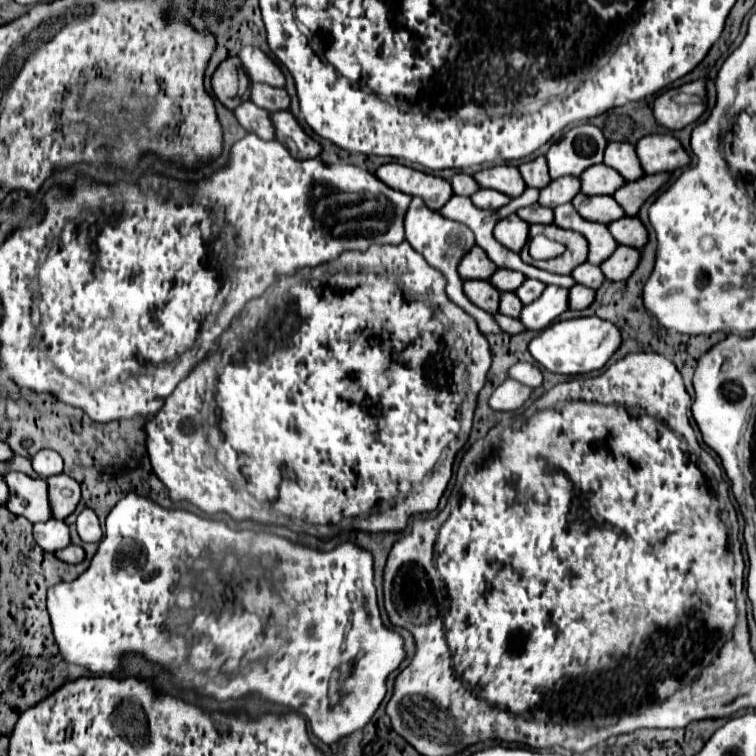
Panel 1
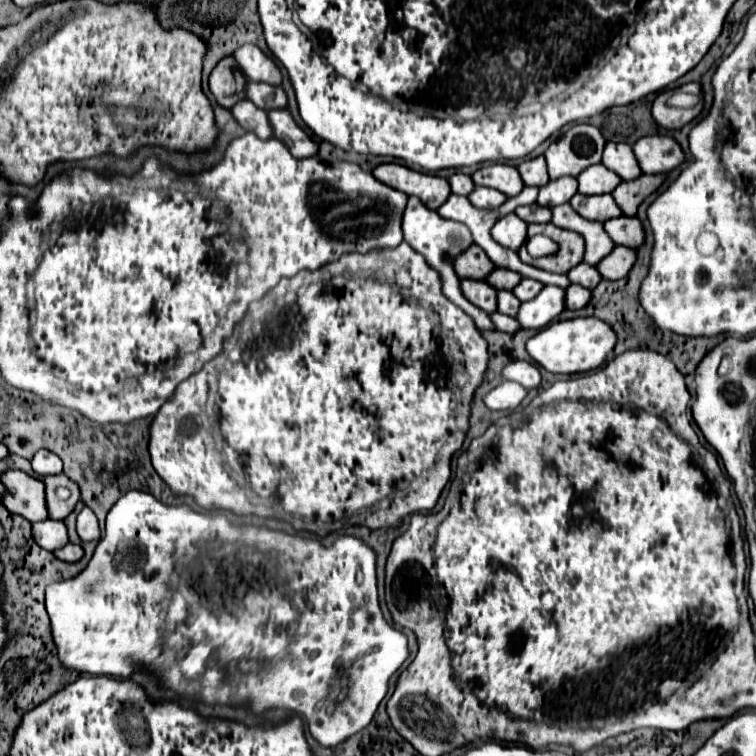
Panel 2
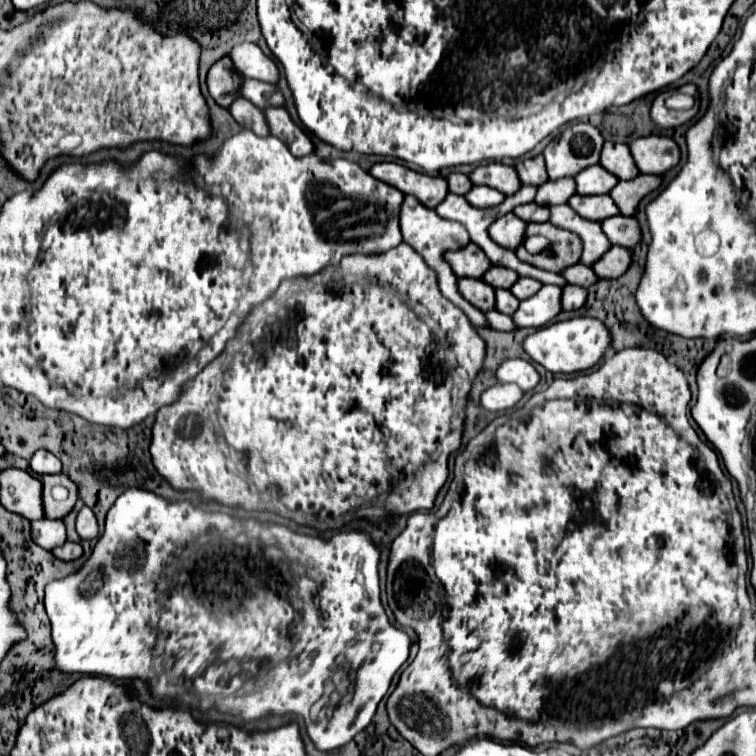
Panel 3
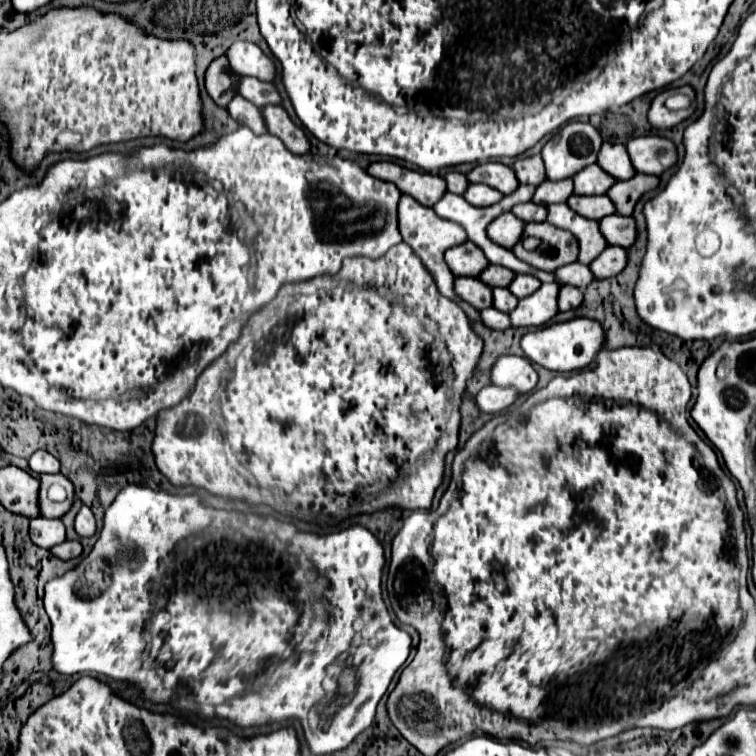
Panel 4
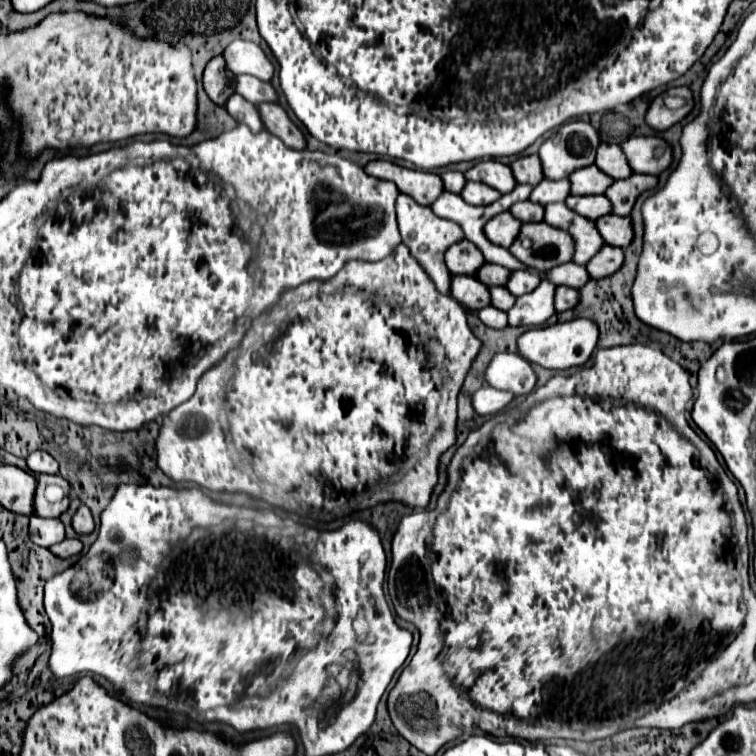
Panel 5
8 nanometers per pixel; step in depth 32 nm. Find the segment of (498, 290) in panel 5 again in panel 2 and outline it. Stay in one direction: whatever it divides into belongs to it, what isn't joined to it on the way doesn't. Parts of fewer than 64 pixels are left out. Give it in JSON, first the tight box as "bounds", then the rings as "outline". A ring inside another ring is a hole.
{"bounds":[498,290,520,316],"outline":[[[500,290],[498,292],[498,312],[508,314],[508,316],[516,316],[518,308],[520,308],[520,300],[516,300],[516,296],[508,290]]]}

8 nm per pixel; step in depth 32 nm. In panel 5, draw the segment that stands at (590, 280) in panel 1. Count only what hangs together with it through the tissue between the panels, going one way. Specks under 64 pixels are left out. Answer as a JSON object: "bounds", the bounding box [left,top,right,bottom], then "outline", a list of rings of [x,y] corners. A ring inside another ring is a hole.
{"bounds":[546,264,590,288],"outline":[[[560,264],[552,270],[546,272],[550,282],[556,284],[556,286],[570,286],[570,288],[582,288],[590,276],[588,276],[588,270],[582,266],[582,264]]]}

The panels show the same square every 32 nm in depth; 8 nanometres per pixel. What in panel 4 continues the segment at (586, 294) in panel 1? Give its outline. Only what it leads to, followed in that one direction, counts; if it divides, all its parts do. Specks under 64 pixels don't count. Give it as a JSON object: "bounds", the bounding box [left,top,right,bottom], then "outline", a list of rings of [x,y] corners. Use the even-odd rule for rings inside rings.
{"bounds":[558,286,584,312],"outline":[[[560,286],[560,296],[558,296],[558,308],[560,312],[566,310],[576,310],[584,300],[584,292],[580,288],[572,286]]]}

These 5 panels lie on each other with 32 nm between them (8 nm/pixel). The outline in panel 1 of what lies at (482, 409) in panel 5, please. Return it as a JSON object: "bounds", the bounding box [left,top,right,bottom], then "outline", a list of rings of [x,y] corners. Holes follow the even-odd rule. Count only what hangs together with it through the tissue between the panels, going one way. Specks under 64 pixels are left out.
{"bounds":[490,378,532,412],"outline":[[[508,378],[502,386],[498,386],[490,398],[490,408],[494,410],[504,410],[504,412],[512,412],[524,406],[524,402],[530,398],[532,388]]]}

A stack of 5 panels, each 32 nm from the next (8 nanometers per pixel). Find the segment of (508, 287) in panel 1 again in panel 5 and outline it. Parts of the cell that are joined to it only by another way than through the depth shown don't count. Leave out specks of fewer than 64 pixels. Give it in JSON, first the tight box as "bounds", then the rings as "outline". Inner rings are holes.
{"bounds":[476,264,508,286],"outline":[[[484,264],[480,270],[478,270],[478,274],[476,274],[476,278],[482,282],[482,284],[486,284],[486,286],[504,286],[506,282],[508,282],[508,268],[504,268],[504,266],[498,266],[498,264]]]}

